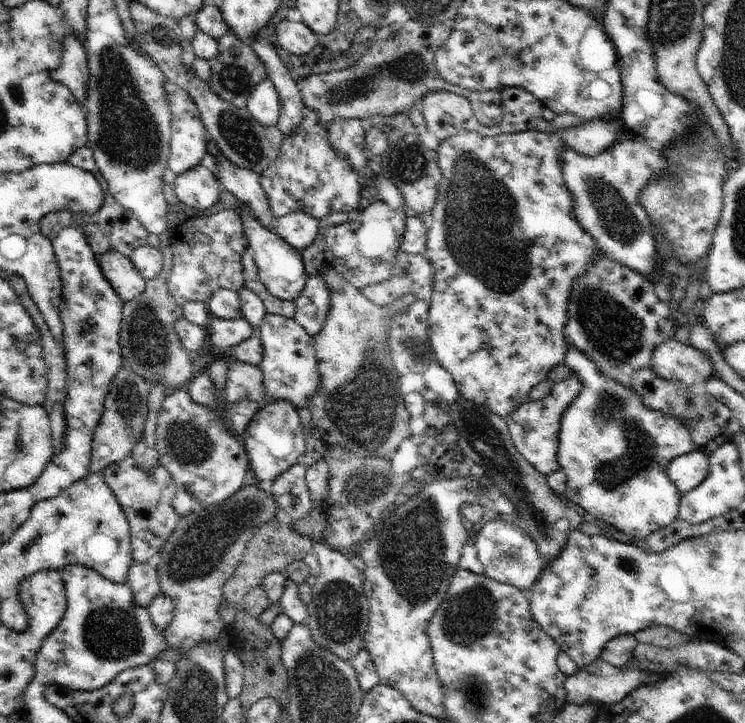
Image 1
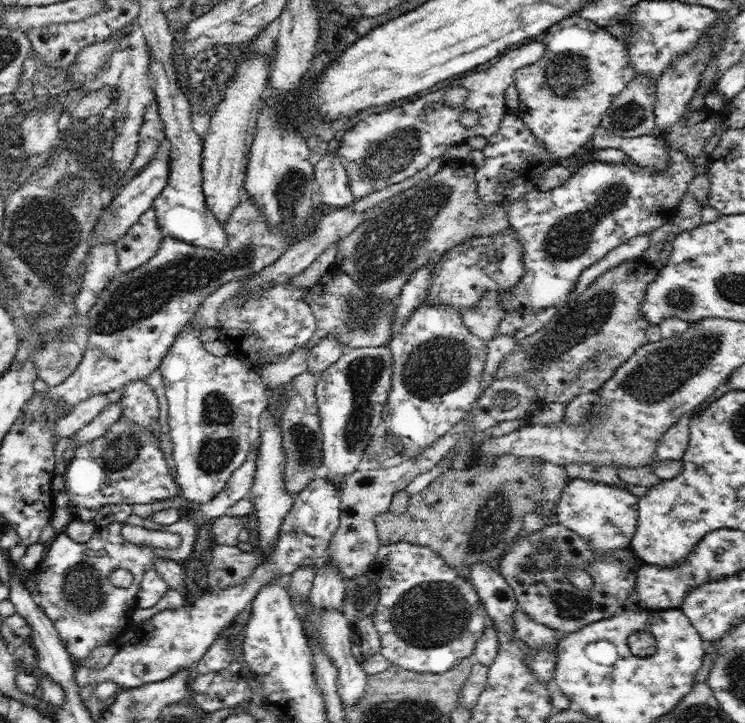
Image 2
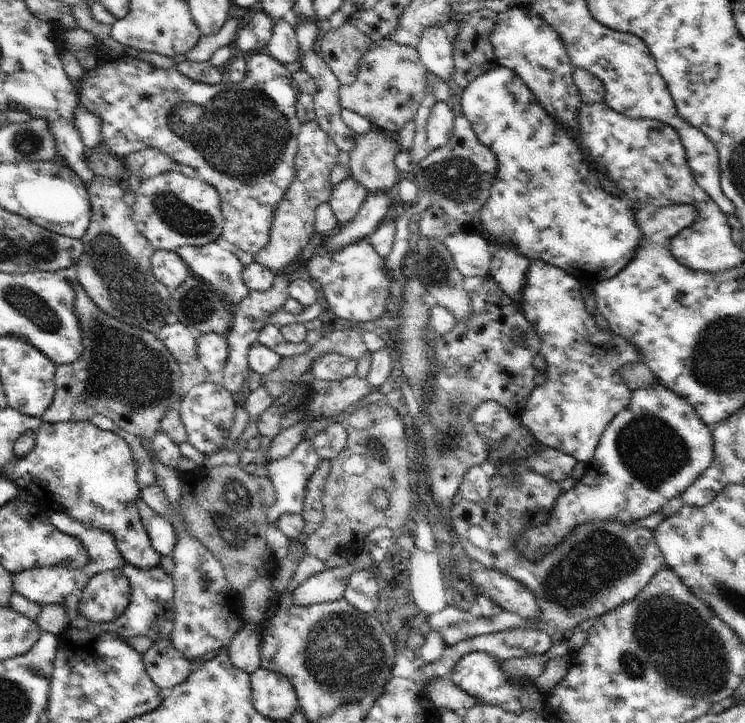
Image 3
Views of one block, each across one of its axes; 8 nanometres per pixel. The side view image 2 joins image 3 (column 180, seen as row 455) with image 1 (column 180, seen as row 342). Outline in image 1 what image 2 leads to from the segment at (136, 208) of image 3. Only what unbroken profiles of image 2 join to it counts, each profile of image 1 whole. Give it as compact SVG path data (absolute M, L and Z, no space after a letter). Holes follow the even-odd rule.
M200 163L176 176L172 187L179 202L193 210L208 210L208 208L212 208L220 199L220 192L223 190L216 176Z

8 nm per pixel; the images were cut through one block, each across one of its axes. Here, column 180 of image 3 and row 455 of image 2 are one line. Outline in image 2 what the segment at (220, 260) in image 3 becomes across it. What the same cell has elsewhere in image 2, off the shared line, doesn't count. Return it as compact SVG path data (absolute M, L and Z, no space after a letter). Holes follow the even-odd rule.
M257 446L248 453L244 464L233 472L222 492L218 492L208 504L190 507L189 513L178 518L174 524L161 525L150 520L149 517L142 518L132 513L125 522L98 527L92 538L85 543L71 540L64 530L54 536L47 544L47 554L38 569L34 571L34 575L42 595L40 606L54 623L60 641L70 657L82 662L95 648L116 643L121 632L134 624L130 618L138 608L136 596L144 574L148 570L155 569L156 560L174 560L183 566L194 550L199 525L229 514L231 506L234 506L238 500L248 497L256 474L256 456L258 456L256 452L258 452ZM124 523L148 530L178 534L182 544L174 550L149 549L144 544L131 544L121 533ZM118 569L130 571L132 574L134 581L128 588L118 588L110 583L112 572Z

